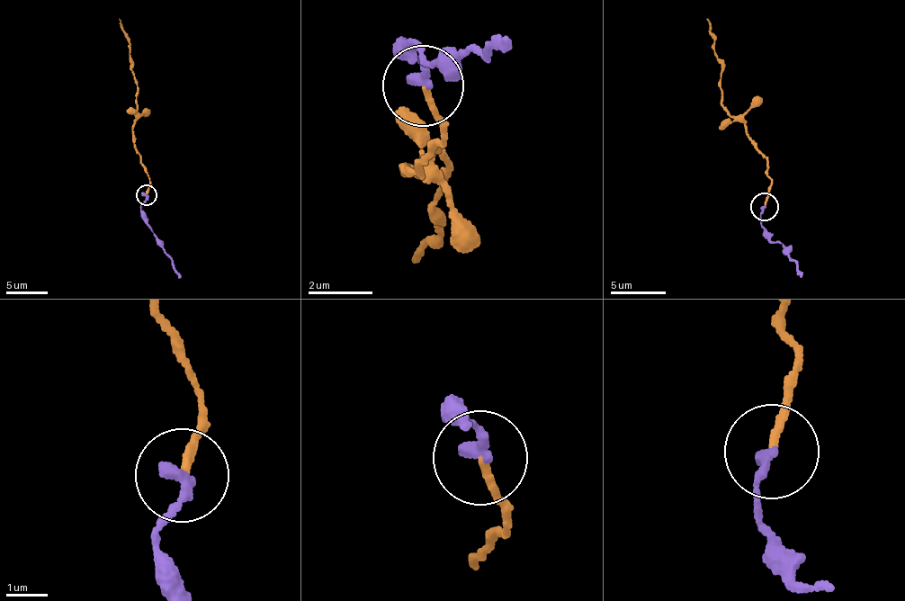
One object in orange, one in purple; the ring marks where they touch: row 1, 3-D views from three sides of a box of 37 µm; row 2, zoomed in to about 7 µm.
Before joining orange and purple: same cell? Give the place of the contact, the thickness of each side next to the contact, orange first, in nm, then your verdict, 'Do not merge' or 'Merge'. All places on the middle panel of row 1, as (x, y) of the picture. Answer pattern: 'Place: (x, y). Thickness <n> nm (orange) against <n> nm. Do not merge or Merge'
Place: (423, 85). Thickness 180 nm (orange) against 320 nm. Merge

